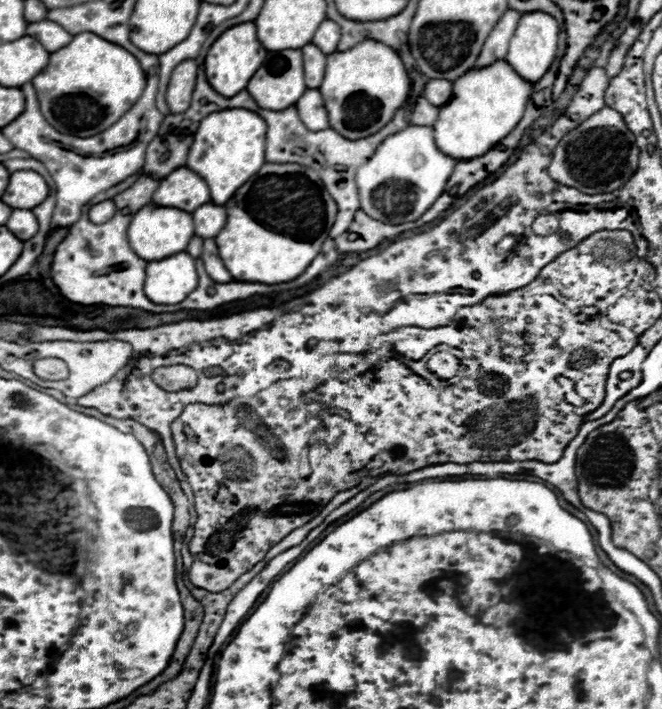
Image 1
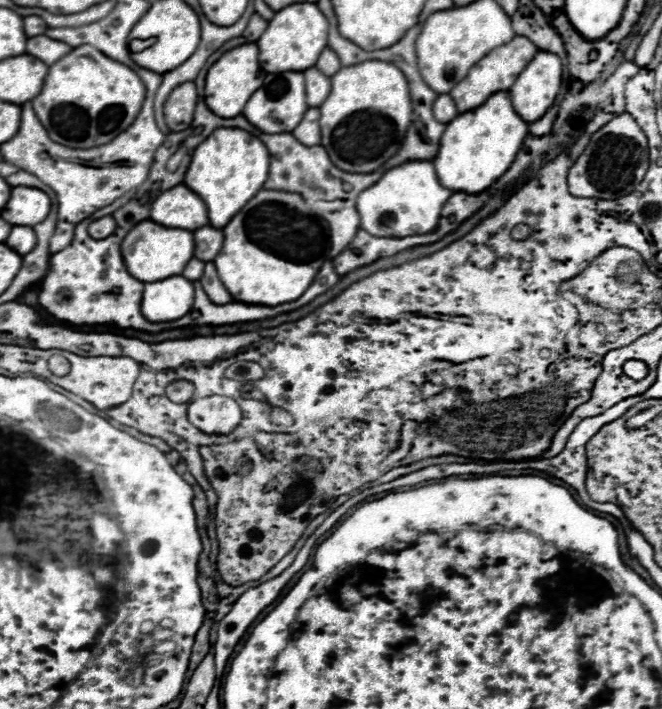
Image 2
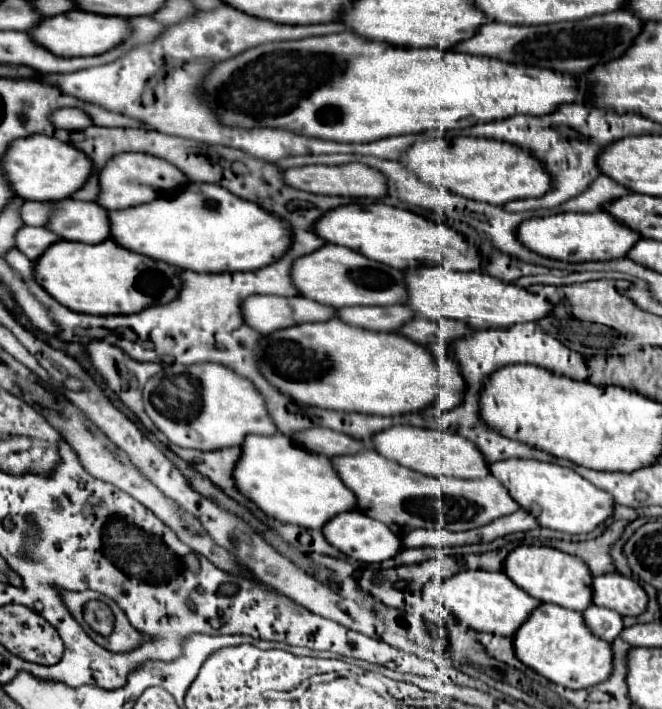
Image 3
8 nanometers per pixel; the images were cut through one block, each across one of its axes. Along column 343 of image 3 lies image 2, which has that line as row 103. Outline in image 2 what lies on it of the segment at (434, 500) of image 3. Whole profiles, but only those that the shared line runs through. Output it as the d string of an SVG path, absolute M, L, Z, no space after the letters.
M514 36L506 46L498 46L494 50L490 50L490 54L486 54L486 58L482 58L478 64L474 64L472 70L468 72L468 76L450 90L450 96L454 98L458 110L460 112L472 110L472 108L480 106L492 92L510 90L510 86L514 84L518 74L524 70L524 66L532 60L536 50L538 48L528 38L522 38L522 36Z

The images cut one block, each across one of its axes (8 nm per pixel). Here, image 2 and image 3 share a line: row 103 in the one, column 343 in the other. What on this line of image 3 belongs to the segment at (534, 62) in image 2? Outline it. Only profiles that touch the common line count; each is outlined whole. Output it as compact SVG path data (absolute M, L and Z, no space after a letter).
M350 510L350 512L342 512L338 516L334 516L332 520L328 520L322 526L322 534L326 538L328 544L332 544L334 548L338 548L342 554L360 560L360 562L384 562L388 558L394 558L394 554L402 548L400 538L396 534L390 532L388 526L384 526L378 520L368 518L366 514L358 512L358 510Z

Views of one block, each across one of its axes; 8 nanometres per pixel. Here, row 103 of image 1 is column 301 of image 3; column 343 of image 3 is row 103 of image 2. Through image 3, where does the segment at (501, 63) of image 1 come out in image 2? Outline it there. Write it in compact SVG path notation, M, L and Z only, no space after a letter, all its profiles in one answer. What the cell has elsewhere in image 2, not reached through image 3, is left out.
M494 92L482 106L468 110L468 112L462 112L462 114L458 114L458 118L454 118L454 122L446 124L446 130L440 138L438 154L434 158L434 166L436 166L436 174L440 178L440 184L450 188L452 192L478 194L478 192L486 190L494 180L498 180L510 168L510 164L514 162L514 156L522 148L526 132L528 132L528 124L516 114L510 94L508 92Z

